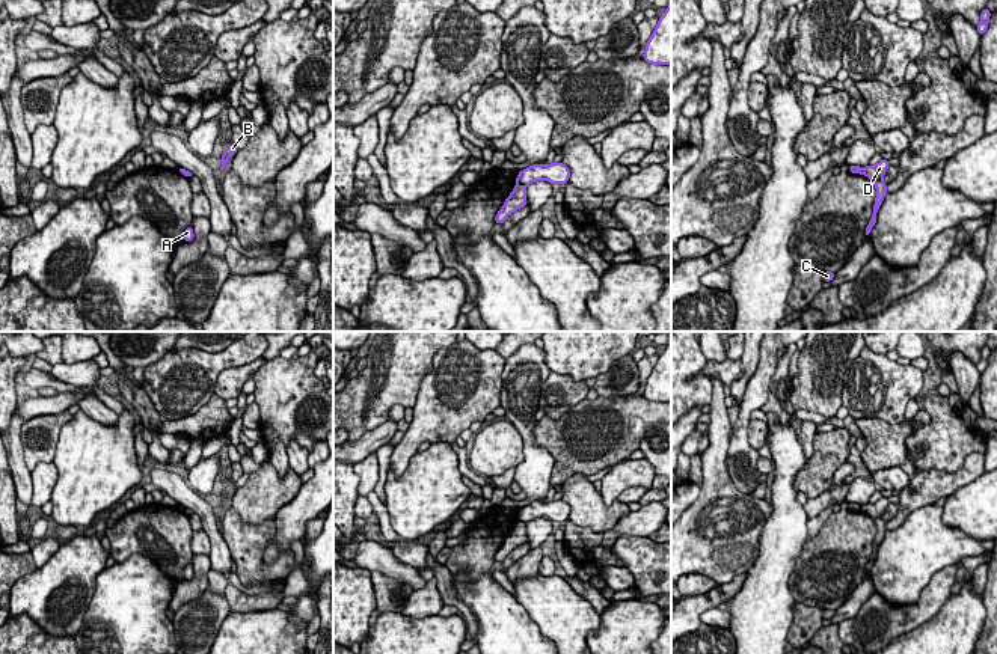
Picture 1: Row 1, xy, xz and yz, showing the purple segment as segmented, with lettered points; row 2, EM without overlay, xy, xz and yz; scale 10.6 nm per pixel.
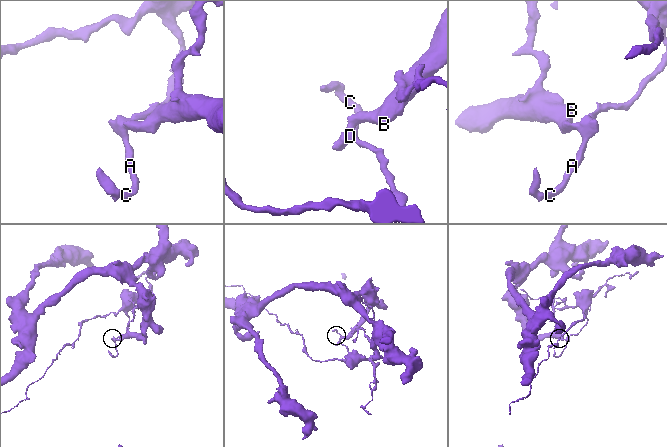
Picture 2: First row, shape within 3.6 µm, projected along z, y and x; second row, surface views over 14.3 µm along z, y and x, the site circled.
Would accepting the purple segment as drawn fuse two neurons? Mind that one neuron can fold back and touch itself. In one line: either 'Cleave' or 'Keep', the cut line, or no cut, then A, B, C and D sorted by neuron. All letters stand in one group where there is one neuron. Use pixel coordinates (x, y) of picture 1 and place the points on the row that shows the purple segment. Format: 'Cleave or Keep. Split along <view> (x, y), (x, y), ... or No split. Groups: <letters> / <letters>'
Cleave. Split along xz (518, 183), (524, 186). Groups: A C D / B

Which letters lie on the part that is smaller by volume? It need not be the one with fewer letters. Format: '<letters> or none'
A, C, D

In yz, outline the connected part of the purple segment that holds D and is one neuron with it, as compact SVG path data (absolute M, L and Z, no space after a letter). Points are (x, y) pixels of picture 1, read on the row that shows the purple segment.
M881 160L878 164L875 166L867 166L867 167L861 167L861 175L867 176L876 187L876 199L875 199L875 205L873 205L873 212L872 212L872 219L869 222L869 225L866 226L864 231L864 237L867 238L872 228L876 223L876 214L878 214L878 208L881 206L885 194L887 194L887 184L882 181L882 176L885 175L887 169L888 169L888 160Z

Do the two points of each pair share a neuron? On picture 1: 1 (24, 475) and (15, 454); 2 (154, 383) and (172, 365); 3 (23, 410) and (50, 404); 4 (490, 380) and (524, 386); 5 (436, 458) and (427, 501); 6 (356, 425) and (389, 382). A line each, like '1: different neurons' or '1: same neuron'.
1: same neuron
2: same neuron
3: same neuron
4: different neurons
5: same neuron
6: same neuron

